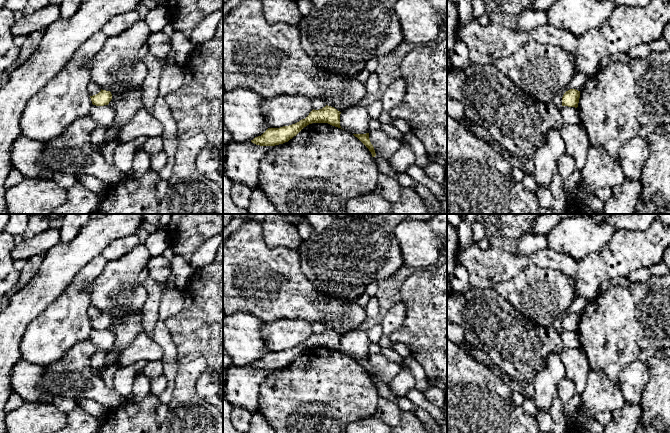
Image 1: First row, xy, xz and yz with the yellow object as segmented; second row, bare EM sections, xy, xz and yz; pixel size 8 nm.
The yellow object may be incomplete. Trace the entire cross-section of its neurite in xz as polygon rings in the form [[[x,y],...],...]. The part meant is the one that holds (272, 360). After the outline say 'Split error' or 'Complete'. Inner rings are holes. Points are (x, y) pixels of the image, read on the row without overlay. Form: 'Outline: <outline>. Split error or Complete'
Outline: [[[328,329],[319,334],[313,333],[305,343],[289,350],[268,352],[261,360],[255,361],[251,366],[260,370],[283,368],[296,360],[304,351],[312,347],[328,347],[341,352],[340,338],[340,335]]]. Complete

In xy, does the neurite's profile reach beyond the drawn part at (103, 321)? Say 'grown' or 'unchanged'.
unchanged

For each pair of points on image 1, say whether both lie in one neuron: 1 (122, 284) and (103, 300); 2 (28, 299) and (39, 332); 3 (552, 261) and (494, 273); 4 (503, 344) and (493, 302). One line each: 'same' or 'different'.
1: same
2: different
3: same
4: same

